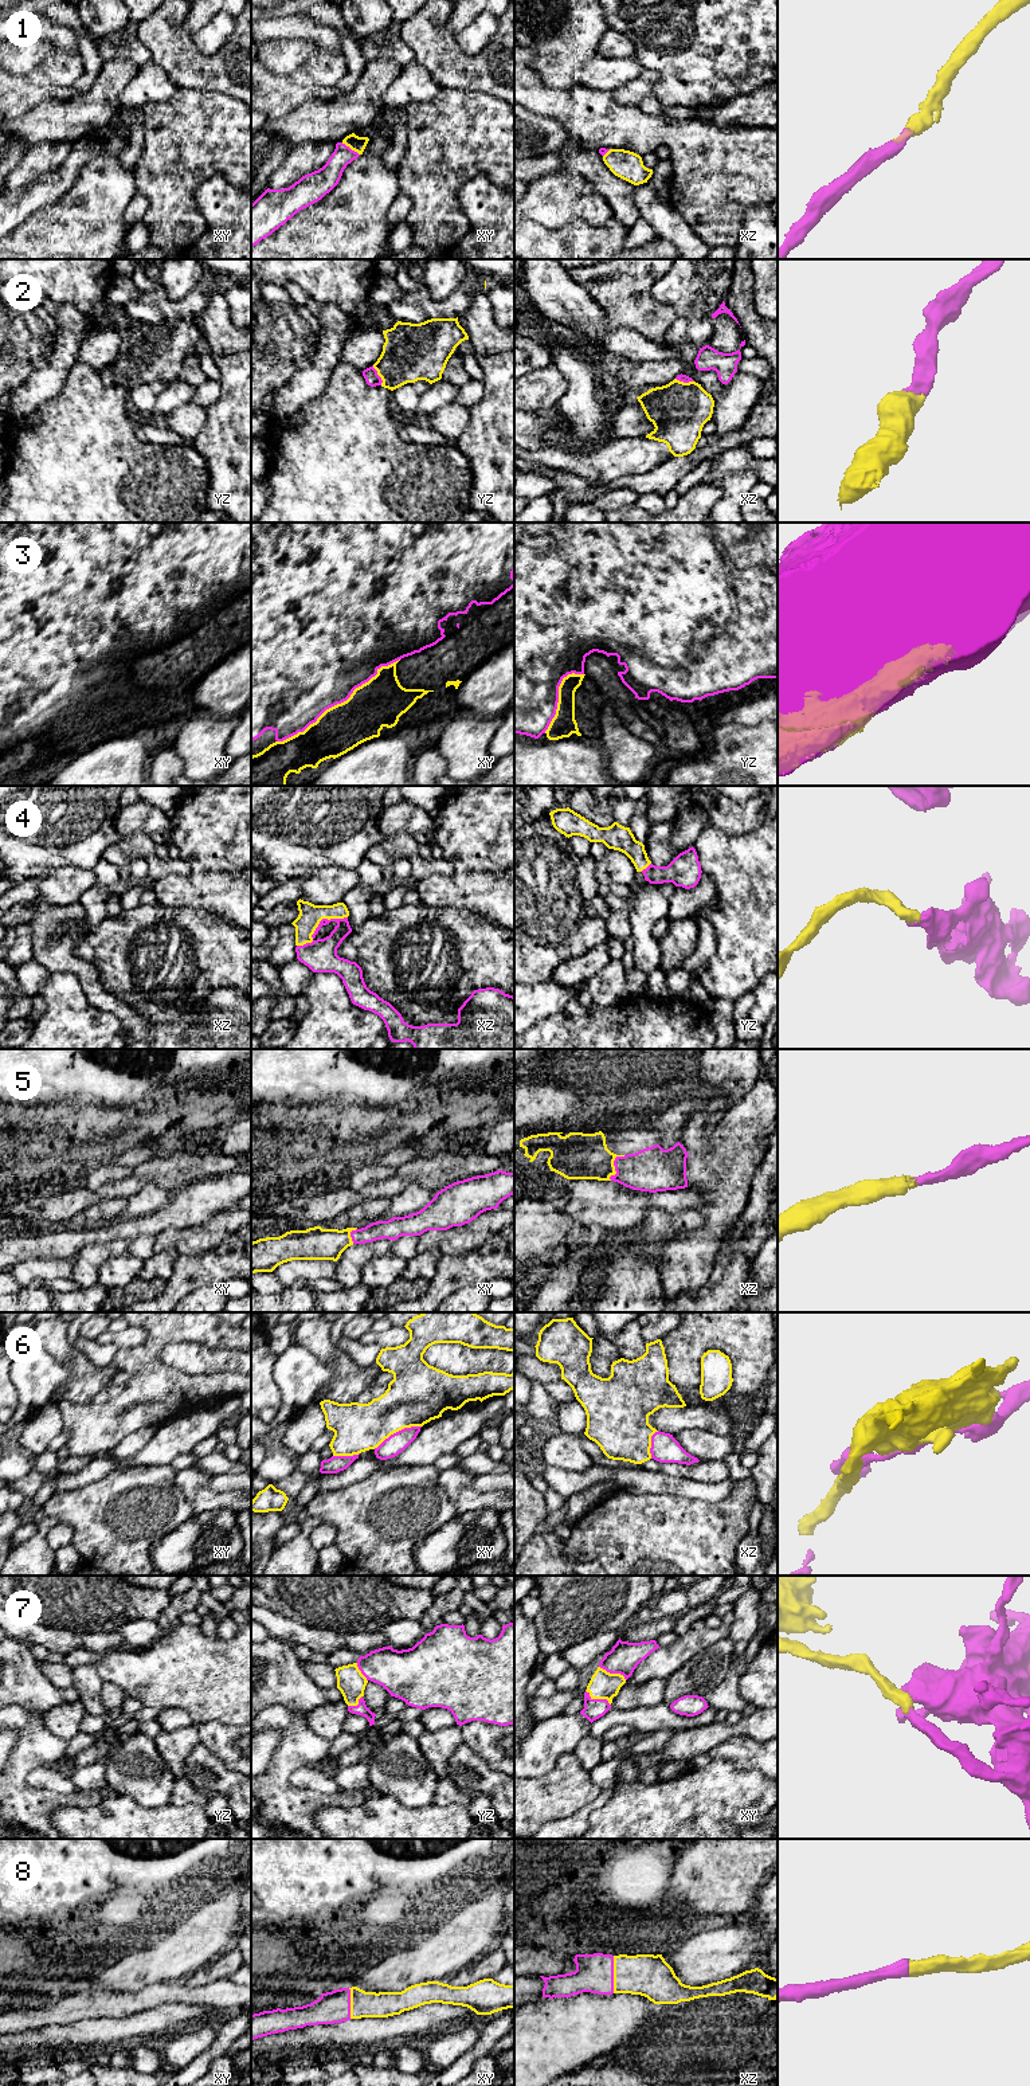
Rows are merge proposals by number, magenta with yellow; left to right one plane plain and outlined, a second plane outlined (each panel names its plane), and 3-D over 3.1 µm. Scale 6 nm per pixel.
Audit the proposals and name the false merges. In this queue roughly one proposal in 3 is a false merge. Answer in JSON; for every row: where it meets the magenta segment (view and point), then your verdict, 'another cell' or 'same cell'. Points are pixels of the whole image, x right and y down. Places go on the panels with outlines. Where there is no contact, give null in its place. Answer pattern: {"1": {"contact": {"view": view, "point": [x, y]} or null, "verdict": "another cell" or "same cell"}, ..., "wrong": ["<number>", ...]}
{"1": {"contact": {"view": "xy", "point": [349, 148]}, "verdict": "same cell"}, "2": {"contact": {"view": "yz", "point": [378, 375]}, "verdict": "same cell"}, "3": {"contact": {"view": "xy", "point": [339, 703]}, "verdict": "another cell"}, "4": {"contact": {"view": "xz", "point": [325, 919]}, "verdict": "same cell"}, "5": {"contact": {"view": "xz", "point": [614, 1165]}, "verdict": "same cell"}, "6": {"contact": {"view": "xy", "point": [396, 1432]}, "verdict": "another cell"}, "7": {"contact": {"view": "xy", "point": [598, 1699]}, "verdict": "same cell"}, "8": {"contact": {"view": "xz", "point": [613, 1975]}, "verdict": "same cell"}, "wrong": ["3", "6"]}

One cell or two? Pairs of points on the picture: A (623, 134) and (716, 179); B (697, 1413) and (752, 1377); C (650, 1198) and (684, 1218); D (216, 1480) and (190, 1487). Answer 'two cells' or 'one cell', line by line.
A: one cell
B: two cells
C: two cells
D: two cells

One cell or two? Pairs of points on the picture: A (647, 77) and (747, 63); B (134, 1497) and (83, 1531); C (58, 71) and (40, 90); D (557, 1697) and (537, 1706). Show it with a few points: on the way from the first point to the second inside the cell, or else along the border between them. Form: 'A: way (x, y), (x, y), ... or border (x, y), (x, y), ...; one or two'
A: border (646, 69), (657, 73), (657, 82), (651, 92); two
B: way (122, 1509), (100, 1531), (96, 1531); one
C: border (40, 66), (54, 85); two
D: way (552, 1702), (548, 1706), (543, 1706); one

